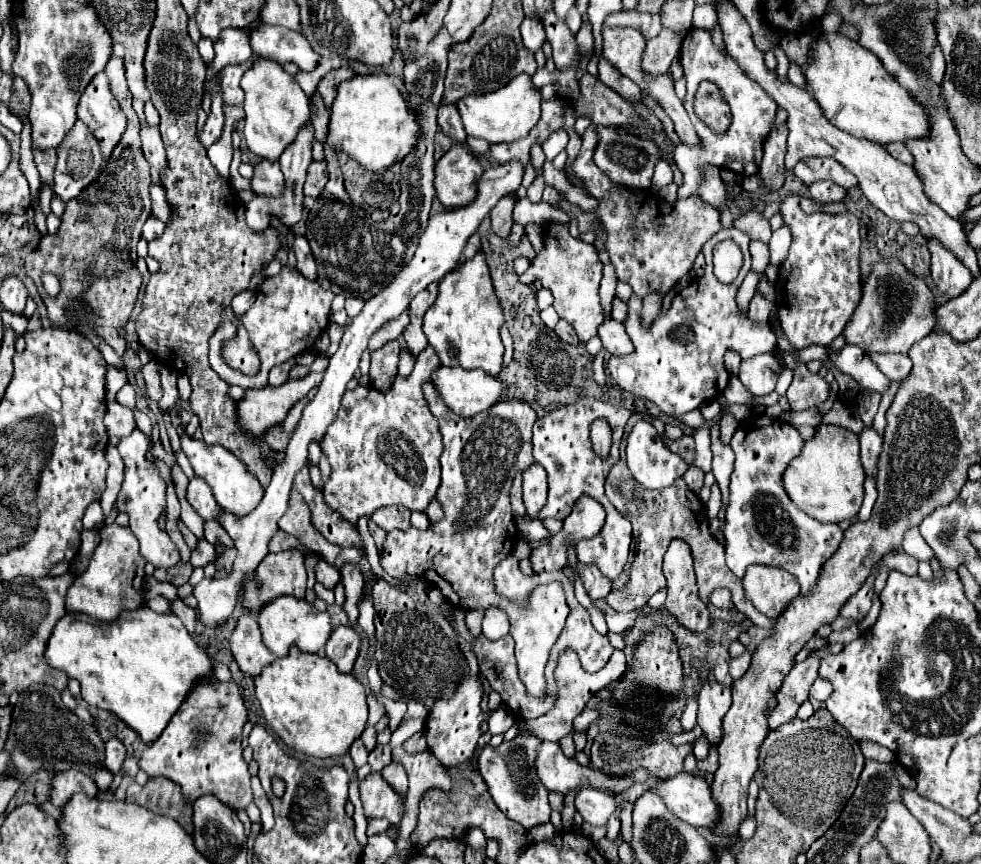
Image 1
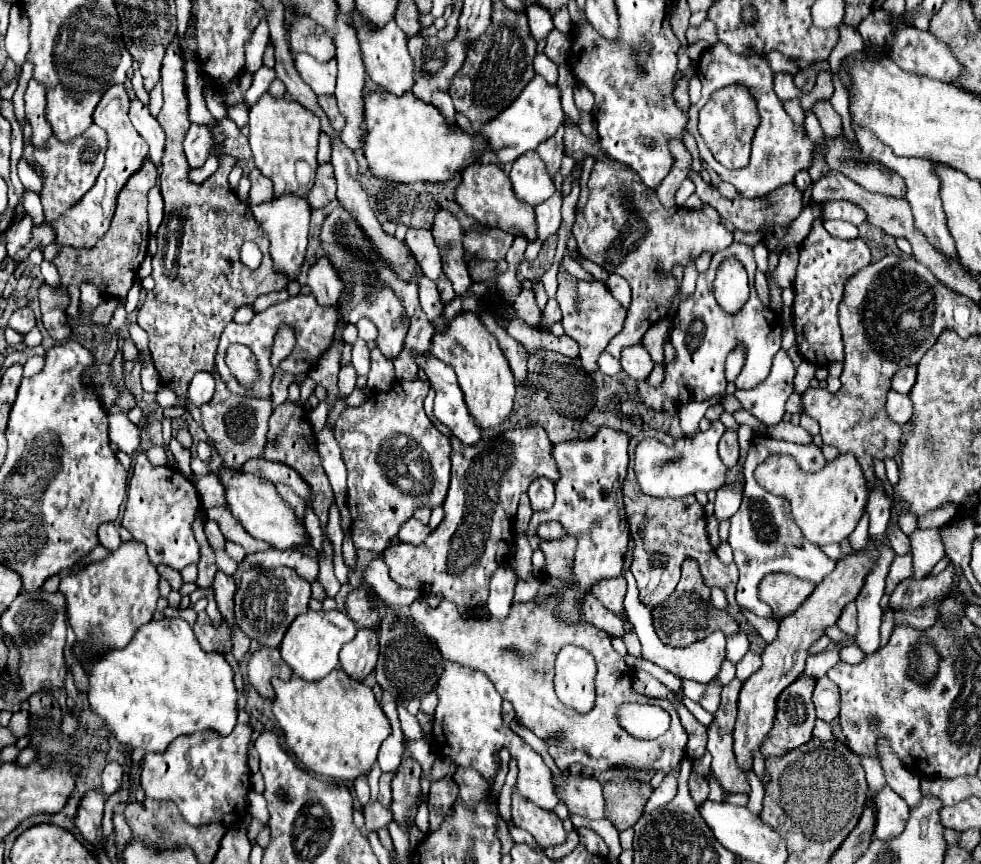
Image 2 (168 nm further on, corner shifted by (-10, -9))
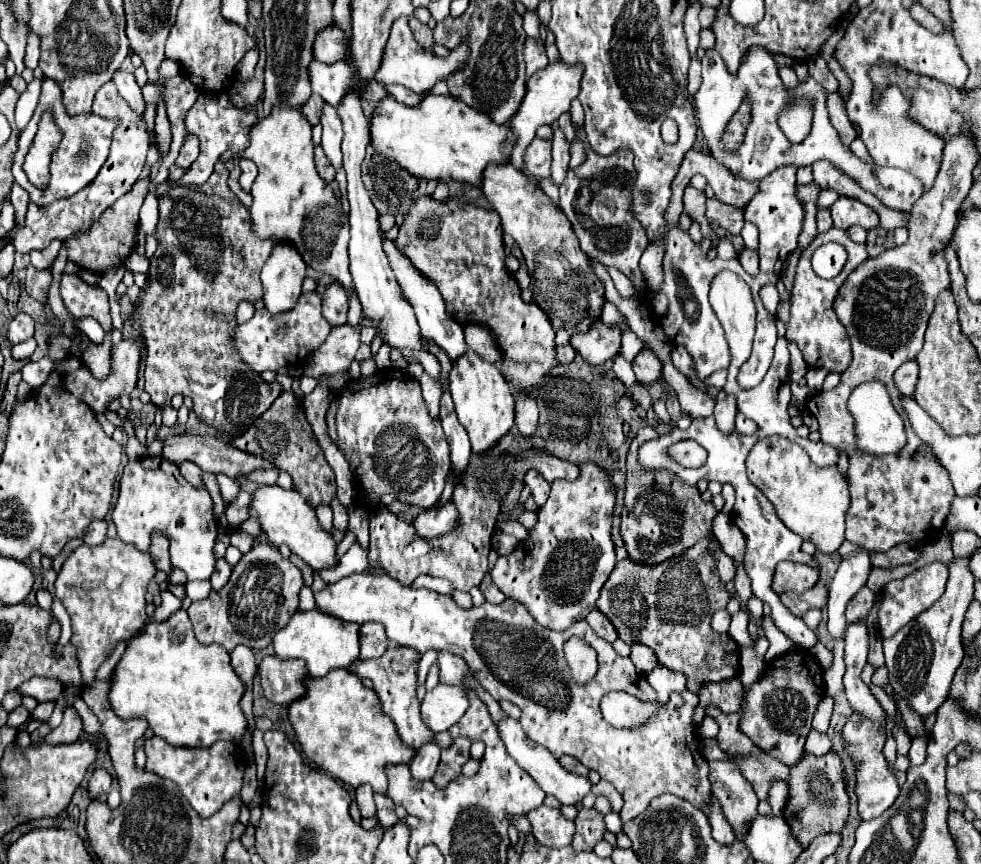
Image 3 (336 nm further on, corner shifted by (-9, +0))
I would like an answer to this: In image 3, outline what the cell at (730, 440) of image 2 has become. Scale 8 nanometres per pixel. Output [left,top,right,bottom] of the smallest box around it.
[715,396,737,432]

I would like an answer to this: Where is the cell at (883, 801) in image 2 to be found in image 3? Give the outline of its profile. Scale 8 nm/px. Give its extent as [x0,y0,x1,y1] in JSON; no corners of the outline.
[841,714,899,820]

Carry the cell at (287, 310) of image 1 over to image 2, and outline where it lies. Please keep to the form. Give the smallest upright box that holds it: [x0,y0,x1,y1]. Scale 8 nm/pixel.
[216,295,340,399]

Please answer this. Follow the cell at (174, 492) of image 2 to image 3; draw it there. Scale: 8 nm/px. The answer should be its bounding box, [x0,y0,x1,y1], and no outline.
[111,456,217,580]

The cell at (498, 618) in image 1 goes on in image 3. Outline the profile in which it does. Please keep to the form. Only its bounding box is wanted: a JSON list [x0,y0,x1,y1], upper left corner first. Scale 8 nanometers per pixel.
[490,462,615,630]

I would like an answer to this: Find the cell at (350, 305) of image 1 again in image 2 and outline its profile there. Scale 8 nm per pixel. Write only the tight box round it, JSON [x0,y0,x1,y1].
[356,319,376,341]

